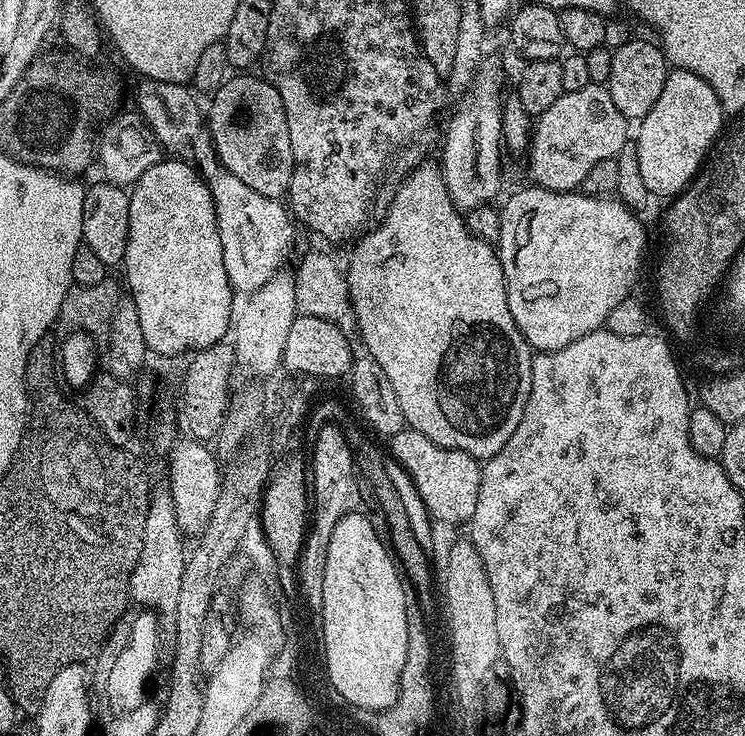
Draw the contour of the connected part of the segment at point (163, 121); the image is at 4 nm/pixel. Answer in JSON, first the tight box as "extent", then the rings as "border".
{"extent":[135,78,297,294],"border":[[[147,78],[139,82],[135,111],[150,126],[161,149],[169,157],[192,165],[210,190],[218,234],[222,238],[222,262],[226,262],[226,278],[230,278],[230,286],[243,294],[266,286],[266,282],[285,267],[284,259],[291,254],[292,243],[296,240],[297,225],[289,209],[280,200],[271,200],[266,194],[258,194],[258,190],[250,190],[242,178],[234,178],[234,174],[226,170],[212,144],[205,109],[202,104],[200,108],[191,87]]]}

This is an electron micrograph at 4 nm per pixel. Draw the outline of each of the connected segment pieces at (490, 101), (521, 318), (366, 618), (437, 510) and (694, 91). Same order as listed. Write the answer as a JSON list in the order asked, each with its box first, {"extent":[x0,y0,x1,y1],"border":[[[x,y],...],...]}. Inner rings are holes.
[{"extent":[438,63,506,214],"border":[[[481,63],[444,132],[444,153],[438,157],[440,173],[444,175],[450,198],[465,214],[474,206],[492,204],[500,192],[500,152],[504,143],[502,110],[506,99],[505,93],[500,93],[503,88],[504,76],[499,66]]]},{"extent":[498,186,648,352],"border":[[[527,186],[521,192],[516,192],[500,208],[500,238],[498,251],[502,270],[506,278],[506,290],[510,302],[510,314],[518,326],[518,330],[526,338],[528,345],[536,352],[553,352],[562,350],[562,346],[570,346],[570,342],[578,342],[591,332],[601,331],[607,325],[610,318],[610,310],[618,306],[618,302],[625,300],[633,291],[636,284],[636,275],[640,272],[640,263],[644,260],[644,243],[648,236],[644,233],[644,224],[639,220],[637,213],[629,208],[627,204],[621,204],[619,199],[605,198],[602,196],[586,196],[583,191],[573,190],[571,192],[555,192],[549,188],[539,186]]]},{"extent":[318,512,407,708],"border":[[[349,512],[340,519],[338,526],[334,526],[334,534],[330,534],[330,546],[326,546],[326,575],[322,577],[322,606],[318,610],[319,615],[328,620],[328,664],[332,664],[332,681],[336,688],[348,696],[348,700],[356,700],[356,705],[368,708],[383,708],[392,704],[392,698],[396,695],[396,676],[400,676],[400,667],[404,665],[404,646],[407,644],[406,630],[406,603],[403,590],[406,587],[402,579],[402,573],[390,551],[389,545],[385,543],[376,533],[373,521],[361,516],[351,516]]]},{"extent":[390,426,481,525],"border":[[[407,426],[390,438],[390,444],[393,456],[391,459],[396,459],[404,467],[404,472],[412,479],[425,510],[444,524],[467,525],[474,514],[474,506],[478,506],[481,461],[462,450],[438,446],[430,442],[426,434],[418,434],[418,430]]]},{"extent":[634,68,726,197],"border":[[[672,68],[658,102],[654,102],[650,114],[639,121],[640,133],[634,136],[638,167],[646,181],[648,193],[653,197],[679,196],[700,171],[712,151],[712,145],[722,135],[725,124],[726,113],[718,94],[714,92],[714,86],[690,70]]]}]

